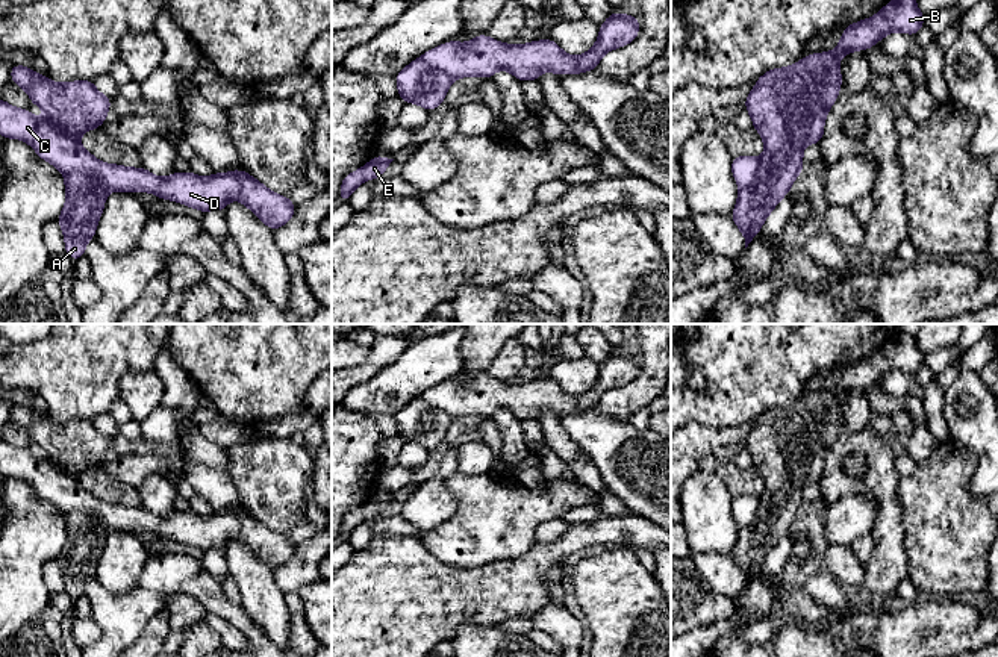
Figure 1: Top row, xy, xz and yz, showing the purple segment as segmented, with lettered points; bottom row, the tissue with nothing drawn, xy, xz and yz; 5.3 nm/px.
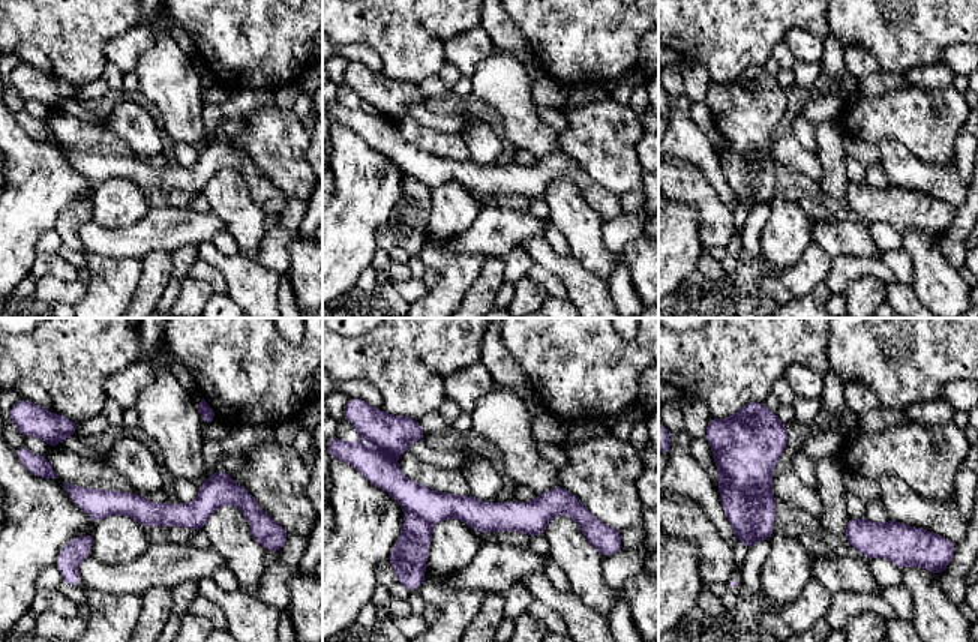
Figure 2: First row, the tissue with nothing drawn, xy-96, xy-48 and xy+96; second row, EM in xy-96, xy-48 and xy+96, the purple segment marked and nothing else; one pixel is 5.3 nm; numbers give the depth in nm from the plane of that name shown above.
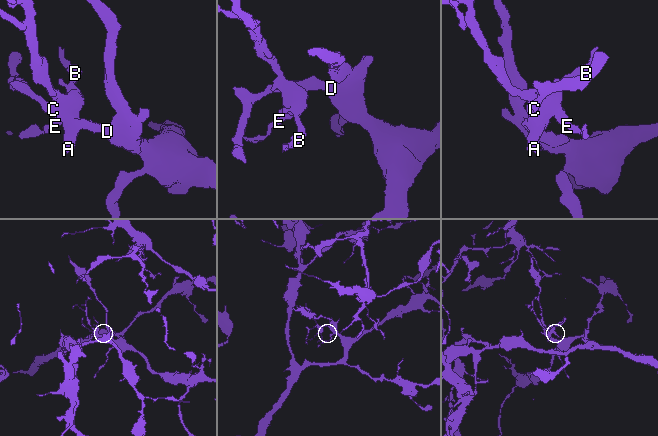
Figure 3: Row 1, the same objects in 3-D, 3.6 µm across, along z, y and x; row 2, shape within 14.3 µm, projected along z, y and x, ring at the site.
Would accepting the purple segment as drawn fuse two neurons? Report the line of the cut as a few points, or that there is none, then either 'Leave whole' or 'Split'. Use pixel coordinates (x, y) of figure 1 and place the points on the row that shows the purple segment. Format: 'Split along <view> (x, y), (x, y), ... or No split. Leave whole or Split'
Split along xy (64, 173), (82, 171), (91, 174), (108, 191). Split

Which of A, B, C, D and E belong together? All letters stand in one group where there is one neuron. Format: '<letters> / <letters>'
A B E / C D

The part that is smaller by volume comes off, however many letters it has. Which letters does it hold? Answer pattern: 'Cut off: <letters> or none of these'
Cut off: A, B, E

